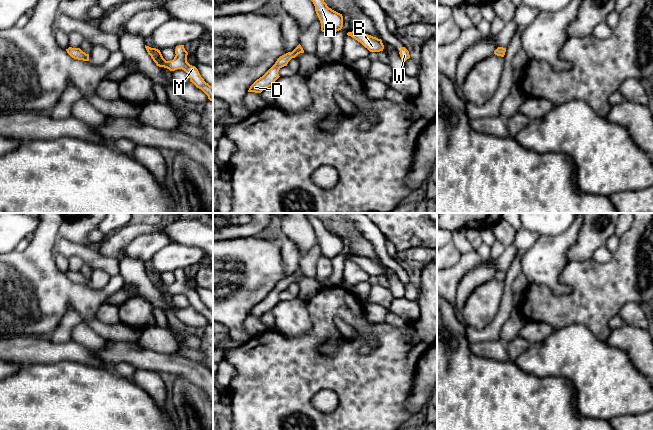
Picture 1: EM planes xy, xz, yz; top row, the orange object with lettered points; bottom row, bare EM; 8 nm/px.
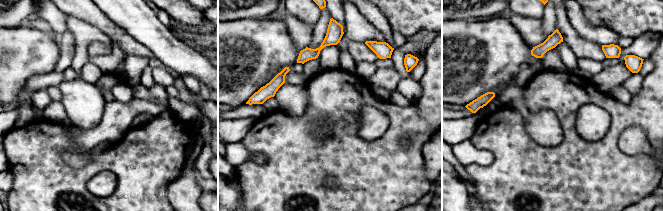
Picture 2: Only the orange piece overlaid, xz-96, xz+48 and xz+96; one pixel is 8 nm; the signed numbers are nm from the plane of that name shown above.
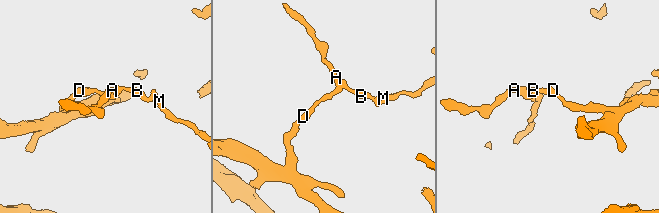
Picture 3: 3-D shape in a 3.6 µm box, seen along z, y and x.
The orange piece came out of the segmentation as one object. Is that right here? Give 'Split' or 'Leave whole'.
Split

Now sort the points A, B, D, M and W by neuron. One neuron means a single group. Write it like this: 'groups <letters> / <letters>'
groups A B M W / D

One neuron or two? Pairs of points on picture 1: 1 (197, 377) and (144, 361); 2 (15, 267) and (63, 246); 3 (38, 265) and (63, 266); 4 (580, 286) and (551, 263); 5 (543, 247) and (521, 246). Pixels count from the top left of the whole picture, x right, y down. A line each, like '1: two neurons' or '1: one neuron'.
1: one neuron
2: two neurons
3: two neurons
4: two neurons
5: two neurons

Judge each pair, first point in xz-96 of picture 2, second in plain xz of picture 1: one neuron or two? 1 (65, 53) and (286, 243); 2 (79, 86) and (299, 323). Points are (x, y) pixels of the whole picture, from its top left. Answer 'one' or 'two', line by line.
1: one
2: one

